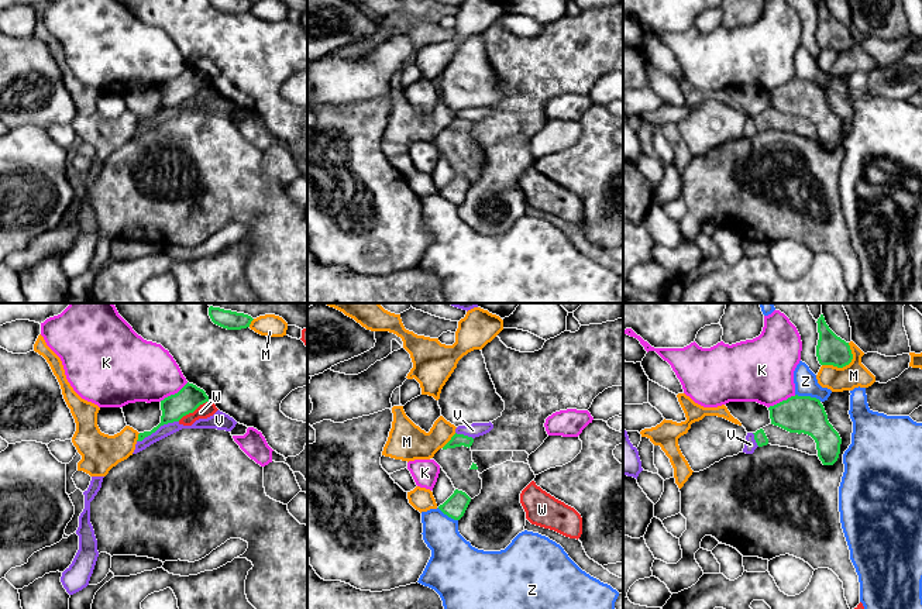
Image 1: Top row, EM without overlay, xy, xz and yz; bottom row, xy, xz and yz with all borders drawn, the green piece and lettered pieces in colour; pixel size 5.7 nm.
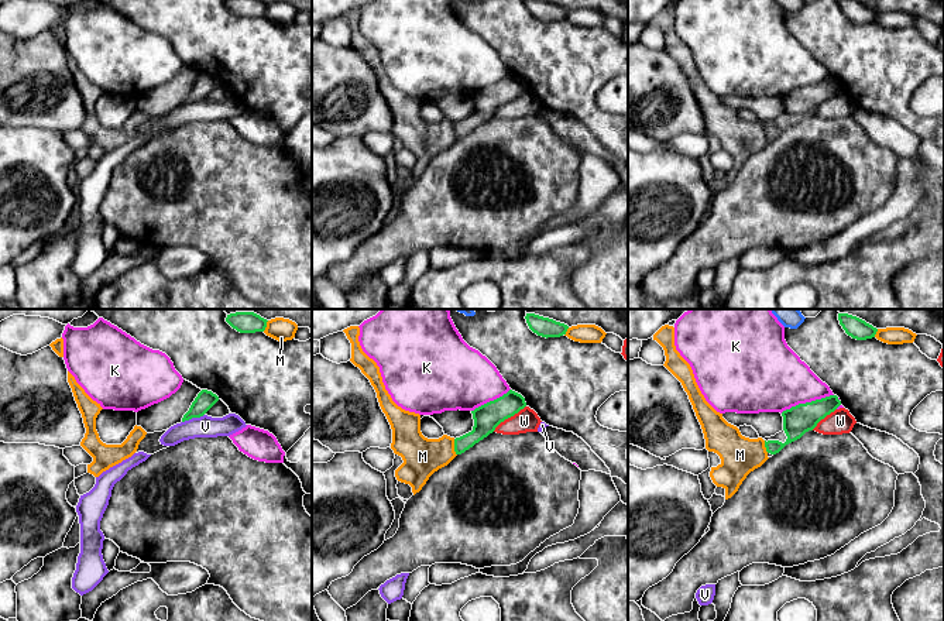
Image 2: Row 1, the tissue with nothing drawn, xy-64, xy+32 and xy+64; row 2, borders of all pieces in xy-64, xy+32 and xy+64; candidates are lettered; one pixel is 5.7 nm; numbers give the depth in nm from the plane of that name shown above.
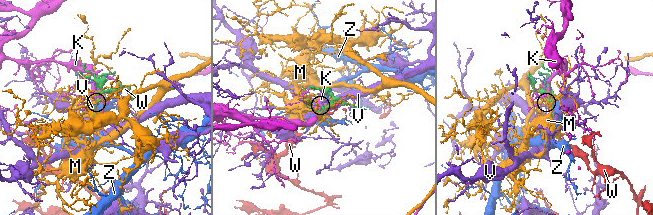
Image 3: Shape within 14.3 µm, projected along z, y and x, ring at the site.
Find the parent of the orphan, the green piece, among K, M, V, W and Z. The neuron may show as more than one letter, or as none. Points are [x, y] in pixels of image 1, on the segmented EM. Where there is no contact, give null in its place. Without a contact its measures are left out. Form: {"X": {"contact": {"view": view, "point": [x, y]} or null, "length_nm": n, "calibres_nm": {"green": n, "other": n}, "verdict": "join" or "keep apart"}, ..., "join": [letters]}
{"K": {"contact": {"view": "xy", "point": [175, 394]}, "length_nm": 200, "calibres_nm": {"green": 150, "other": 360}, "verdict": "keep apart"}, "M": {"contact": {"view": "yz", "point": [845, 365]}, "length_nm": 200, "calibres_nm": {"green": 170, "other": 140}, "verdict": "keep apart"}, "V": {"contact": {"view": "xy", "point": [157, 429]}, "length_nm": 260, "calibres_nm": {"green": 150, "other": 70}, "verdict": "keep apart"}, "W": {"contact": {"view": "xy", "point": [193, 410]}, "length_nm": 220, "calibres_nm": {"green": 150, "other": 90}, "verdict": "join"}, "Z": {"contact": {"view": "yz", "point": [808, 396]}, "length_nm": 160, "calibres_nm": {"green": 220, "other": 130}, "verdict": "keep apart"}, "join": ["W"]}

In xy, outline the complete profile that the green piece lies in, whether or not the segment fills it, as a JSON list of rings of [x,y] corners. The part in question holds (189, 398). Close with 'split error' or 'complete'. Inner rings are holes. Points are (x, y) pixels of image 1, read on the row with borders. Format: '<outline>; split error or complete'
[[[188,382],[178,393],[161,400],[161,410],[161,423],[151,431],[140,433],[137,441],[142,441],[164,424],[178,422],[183,426],[192,426],[199,419],[213,416],[219,409],[209,400],[203,389]]]; split error

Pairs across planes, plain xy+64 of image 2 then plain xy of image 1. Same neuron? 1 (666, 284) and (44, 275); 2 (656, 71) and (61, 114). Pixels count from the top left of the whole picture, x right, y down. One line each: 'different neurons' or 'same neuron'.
1: different neurons
2: same neuron

